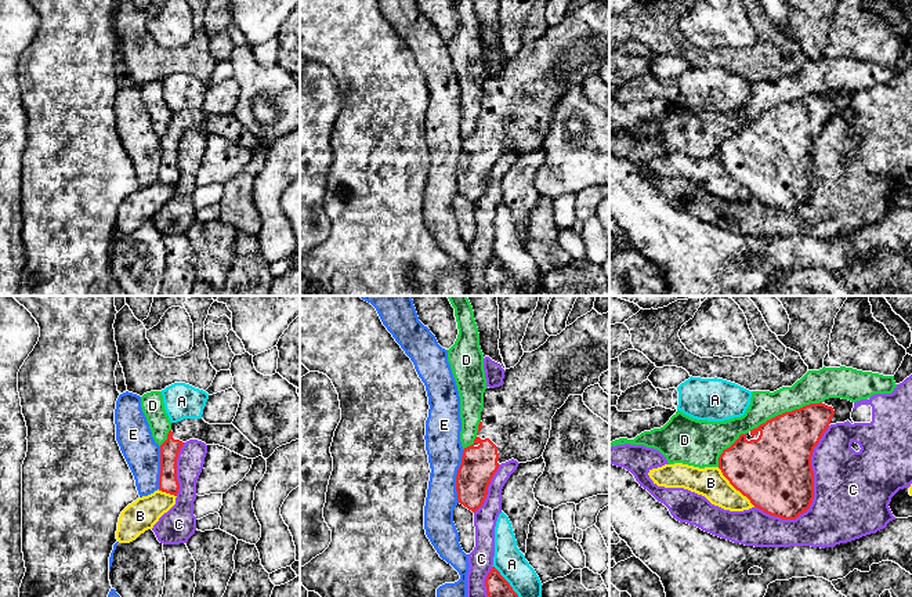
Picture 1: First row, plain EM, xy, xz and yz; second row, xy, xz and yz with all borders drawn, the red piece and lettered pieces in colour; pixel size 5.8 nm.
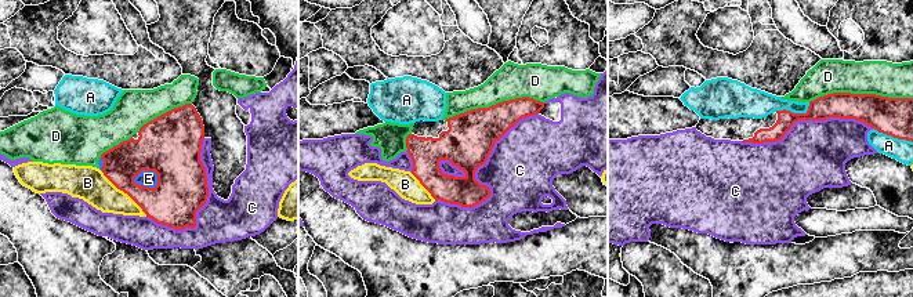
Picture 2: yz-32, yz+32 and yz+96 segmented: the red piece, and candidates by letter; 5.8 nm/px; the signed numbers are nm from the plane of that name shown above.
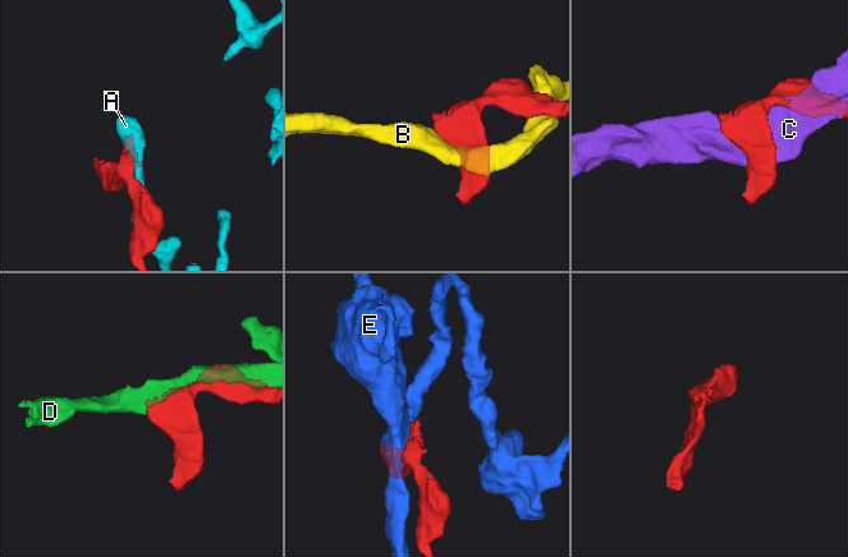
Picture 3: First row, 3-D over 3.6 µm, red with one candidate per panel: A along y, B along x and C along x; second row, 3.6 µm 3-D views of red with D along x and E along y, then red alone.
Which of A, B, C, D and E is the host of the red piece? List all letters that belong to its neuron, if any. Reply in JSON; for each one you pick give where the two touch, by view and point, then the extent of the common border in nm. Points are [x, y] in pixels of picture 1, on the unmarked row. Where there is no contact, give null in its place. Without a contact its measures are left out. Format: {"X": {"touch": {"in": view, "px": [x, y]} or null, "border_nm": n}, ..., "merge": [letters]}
{"merge": []}

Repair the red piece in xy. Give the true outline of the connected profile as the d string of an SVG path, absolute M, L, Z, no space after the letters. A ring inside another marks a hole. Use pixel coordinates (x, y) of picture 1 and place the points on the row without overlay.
M184 109L171 113L167 130L160 135L159 181L177 187L177 149L182 135L198 130L206 135L220 135L247 149L261 146L261 140L254 137L234 115L209 115L203 109Z

